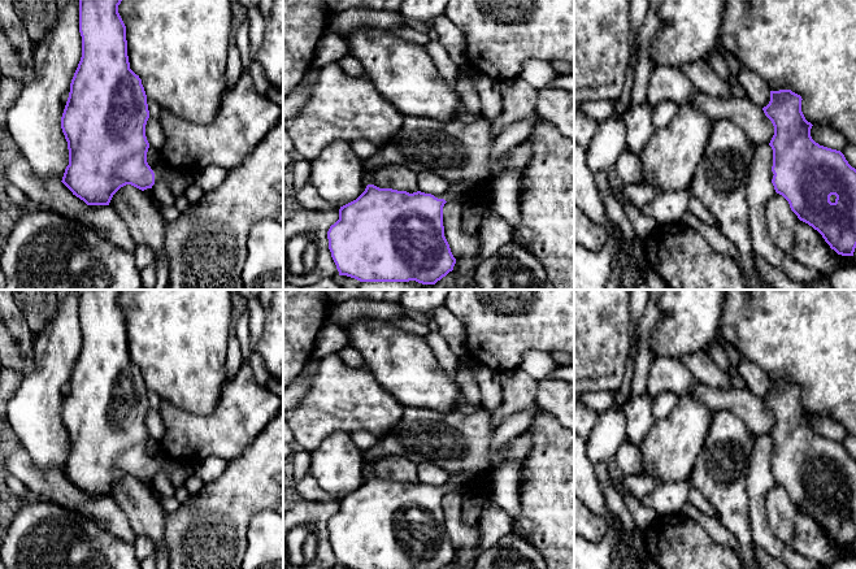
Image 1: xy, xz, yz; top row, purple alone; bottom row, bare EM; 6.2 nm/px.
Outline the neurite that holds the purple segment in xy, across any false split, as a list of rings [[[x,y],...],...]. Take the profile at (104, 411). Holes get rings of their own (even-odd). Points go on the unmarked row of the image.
[[[79,290],[82,348],[61,408],[69,440],[69,456],[61,473],[87,496],[109,496],[113,486],[126,475],[144,482],[165,472],[174,487],[187,479],[178,461],[147,453],[149,434],[145,416],[149,401],[142,370],[130,360],[126,317],[118,304],[121,292]]]

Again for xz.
[[[368,475],[353,492],[340,498],[339,511],[327,522],[329,540],[339,566],[351,569],[443,569],[453,561],[456,550],[444,527],[443,498],[447,492],[466,494],[472,490],[470,479],[464,475],[449,475],[448,481],[434,487],[421,482],[409,485],[392,479]]]

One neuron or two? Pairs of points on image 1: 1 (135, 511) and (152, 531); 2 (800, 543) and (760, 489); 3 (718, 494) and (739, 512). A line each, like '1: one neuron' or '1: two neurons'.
1: one neuron
2: two neurons
3: one neuron

